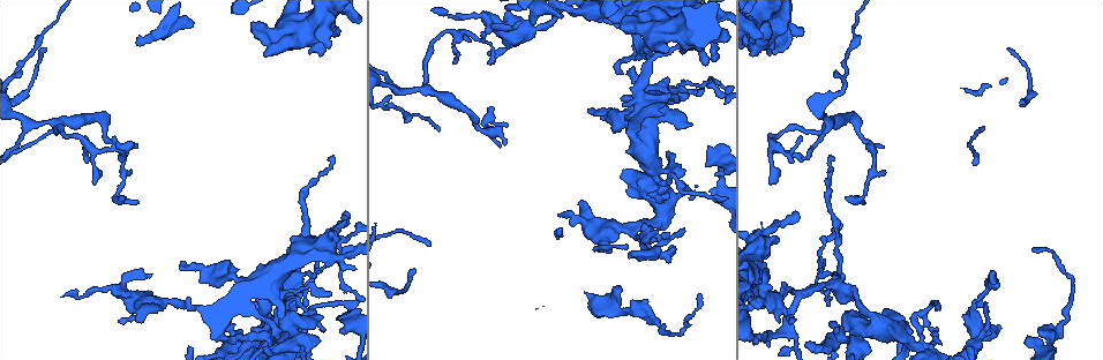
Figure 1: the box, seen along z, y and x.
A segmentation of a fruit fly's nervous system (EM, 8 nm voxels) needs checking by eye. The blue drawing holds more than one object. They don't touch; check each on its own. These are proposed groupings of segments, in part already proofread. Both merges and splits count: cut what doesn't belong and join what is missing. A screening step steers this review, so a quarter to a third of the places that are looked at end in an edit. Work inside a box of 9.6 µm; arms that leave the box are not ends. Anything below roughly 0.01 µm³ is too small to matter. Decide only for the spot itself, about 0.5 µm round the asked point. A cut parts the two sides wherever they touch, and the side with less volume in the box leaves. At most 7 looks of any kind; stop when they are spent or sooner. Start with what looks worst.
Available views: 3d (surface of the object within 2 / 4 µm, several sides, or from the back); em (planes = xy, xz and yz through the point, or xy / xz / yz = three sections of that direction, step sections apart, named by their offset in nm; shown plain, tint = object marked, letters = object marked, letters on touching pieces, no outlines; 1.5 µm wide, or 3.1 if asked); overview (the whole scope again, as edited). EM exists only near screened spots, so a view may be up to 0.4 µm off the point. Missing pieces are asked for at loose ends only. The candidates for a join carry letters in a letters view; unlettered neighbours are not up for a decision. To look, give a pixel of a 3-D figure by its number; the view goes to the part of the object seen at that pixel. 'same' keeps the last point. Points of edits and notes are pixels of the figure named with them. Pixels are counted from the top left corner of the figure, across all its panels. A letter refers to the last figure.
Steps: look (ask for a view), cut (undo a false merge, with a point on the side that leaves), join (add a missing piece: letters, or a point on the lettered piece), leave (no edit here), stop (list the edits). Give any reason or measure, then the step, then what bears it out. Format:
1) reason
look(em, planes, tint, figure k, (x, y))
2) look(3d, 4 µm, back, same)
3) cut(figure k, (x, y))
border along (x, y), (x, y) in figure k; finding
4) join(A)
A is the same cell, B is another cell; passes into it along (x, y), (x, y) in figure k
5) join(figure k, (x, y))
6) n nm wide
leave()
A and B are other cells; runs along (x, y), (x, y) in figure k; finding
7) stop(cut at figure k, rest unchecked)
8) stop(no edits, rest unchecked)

look(em, planes, tint, figure 1, (94, 184))

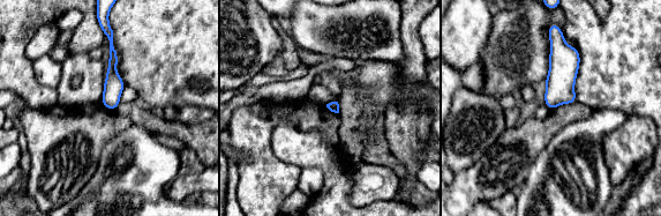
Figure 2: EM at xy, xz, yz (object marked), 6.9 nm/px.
see the neighbours
look(em, planes, letters, same)

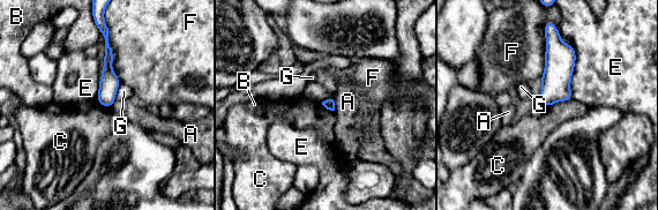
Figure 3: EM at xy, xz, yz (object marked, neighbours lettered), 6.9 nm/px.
leave()
A, B, C, E, F and G are other cells; runs along (107, 50), (107, 91), (105, 104) in figure 3; none of them fits

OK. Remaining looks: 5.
calibre changes
look(em, yz, step 8, tint, figure 1, (335, 239))

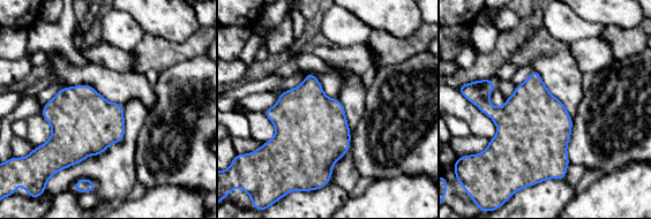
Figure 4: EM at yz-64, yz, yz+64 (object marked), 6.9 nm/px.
cut it another way
look(em, planes, letters, same)

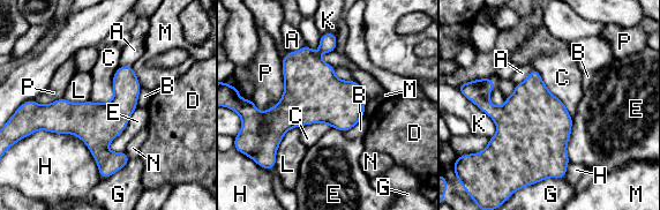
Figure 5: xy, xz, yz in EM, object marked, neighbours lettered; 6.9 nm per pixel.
220 nm wide
leave()
A, B, C, D, E, G, H, K, L, M, N and P are other cells; border along (137, 107), (107, 145), (110, 151) in figure 5; one neuron here

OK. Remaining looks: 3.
a narrow waist
look(em, planes, letters, figure 1, (291, 300))

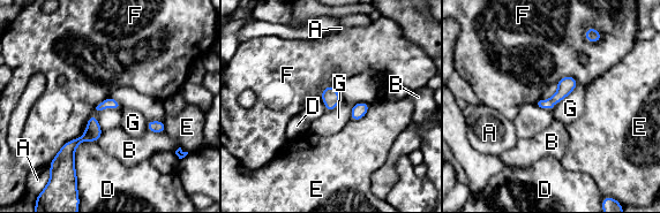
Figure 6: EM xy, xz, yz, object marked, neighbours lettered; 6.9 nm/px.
D touches over 280 nm
leave()
A, B, D, E, F and G are other cells; border along (81, 134), (69, 139), (53, 157) in figure 6; all the same neuron

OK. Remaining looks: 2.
stop(no edits, rest unchecked)

